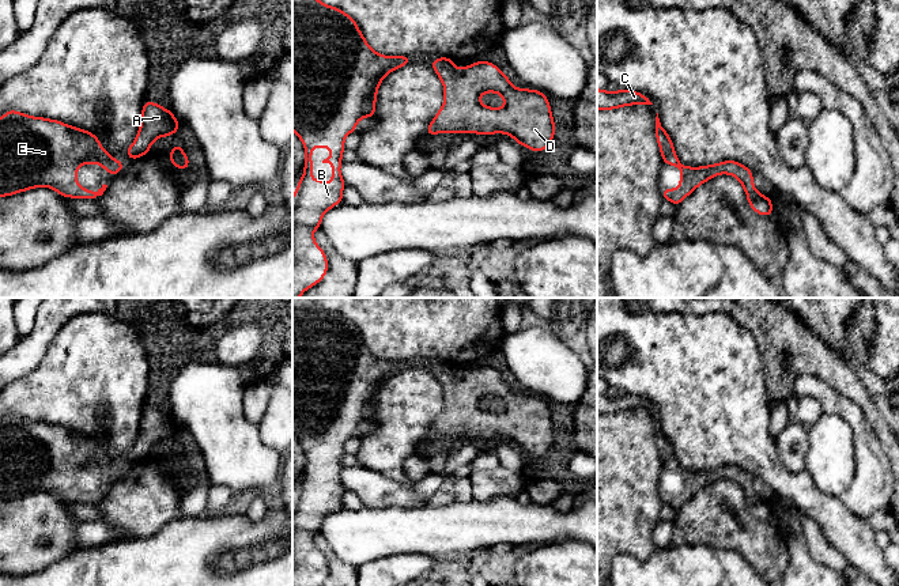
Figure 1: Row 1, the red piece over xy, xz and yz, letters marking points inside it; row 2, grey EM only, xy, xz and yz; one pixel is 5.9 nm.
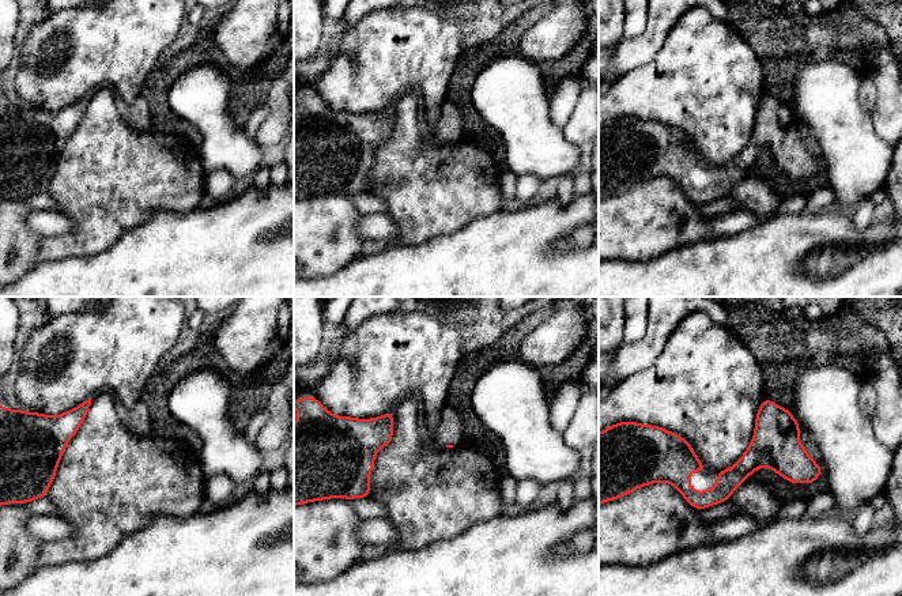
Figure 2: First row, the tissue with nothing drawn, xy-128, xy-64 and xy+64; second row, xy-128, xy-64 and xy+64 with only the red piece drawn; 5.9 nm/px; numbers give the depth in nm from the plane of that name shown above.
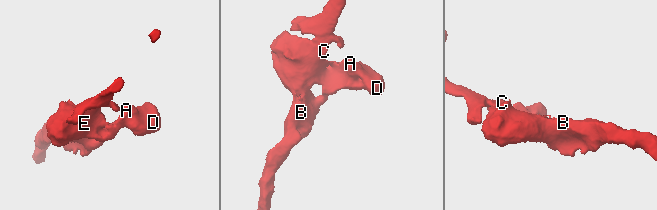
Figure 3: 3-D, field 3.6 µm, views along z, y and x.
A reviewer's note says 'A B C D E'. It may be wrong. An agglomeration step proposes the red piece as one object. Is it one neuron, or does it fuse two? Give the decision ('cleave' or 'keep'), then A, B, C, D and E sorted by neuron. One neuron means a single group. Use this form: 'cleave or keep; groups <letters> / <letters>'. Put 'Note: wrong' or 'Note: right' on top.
Note: right
keep; groups A B C D E

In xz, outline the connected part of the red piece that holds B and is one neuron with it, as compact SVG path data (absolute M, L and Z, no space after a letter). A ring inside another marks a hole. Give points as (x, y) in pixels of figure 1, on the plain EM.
M292 298L292 435L305 450L303 480L292 500L292 586L321 586L328 576L325 556L316 548L313 536L320 533L322 521L336 509L343 507L345 487L340 477L344 457L344 443L355 436L358 426L364 421L374 423L378 392L384 382L394 374L412 367L408 360L384 360L374 356L356 326L337 311L326 310L311 298ZM325 451L332 460L322 465L330 468L333 484L324 487L313 484L313 453Z

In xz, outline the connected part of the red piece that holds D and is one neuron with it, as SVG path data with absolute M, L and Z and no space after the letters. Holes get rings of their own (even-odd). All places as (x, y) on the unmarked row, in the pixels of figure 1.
M438 362L431 371L443 389L445 402L424 439L506 438L535 457L544 455L554 445L555 426L545 398L514 392L488 366L458 374L452 363ZM484 397L502 400L505 409L501 413L481 409Z

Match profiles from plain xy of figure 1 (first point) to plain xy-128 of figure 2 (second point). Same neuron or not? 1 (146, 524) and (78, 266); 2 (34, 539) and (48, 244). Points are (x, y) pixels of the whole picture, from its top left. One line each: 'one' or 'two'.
1: two
2: two

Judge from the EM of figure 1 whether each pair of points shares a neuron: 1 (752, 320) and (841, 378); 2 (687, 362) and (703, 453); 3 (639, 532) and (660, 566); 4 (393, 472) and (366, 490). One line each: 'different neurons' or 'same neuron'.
1: same neuron
2: same neuron
3: different neurons
4: different neurons

